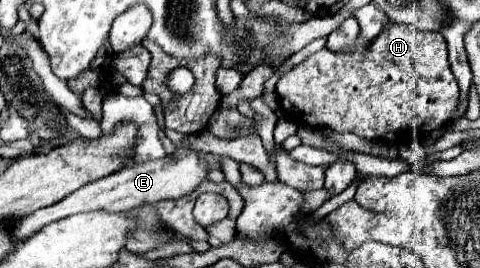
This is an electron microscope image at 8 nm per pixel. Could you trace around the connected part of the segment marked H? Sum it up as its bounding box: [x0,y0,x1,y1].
[276,24,458,140]

